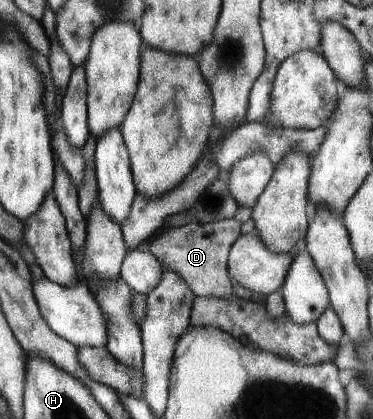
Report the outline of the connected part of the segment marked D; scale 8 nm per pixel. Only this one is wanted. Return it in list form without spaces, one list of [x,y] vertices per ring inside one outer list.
[[[233,217],[213,222],[191,222],[182,227],[169,228],[147,247],[159,260],[163,269],[181,276],[195,296],[231,299],[236,296],[228,273],[231,245],[241,234],[241,225]]]

